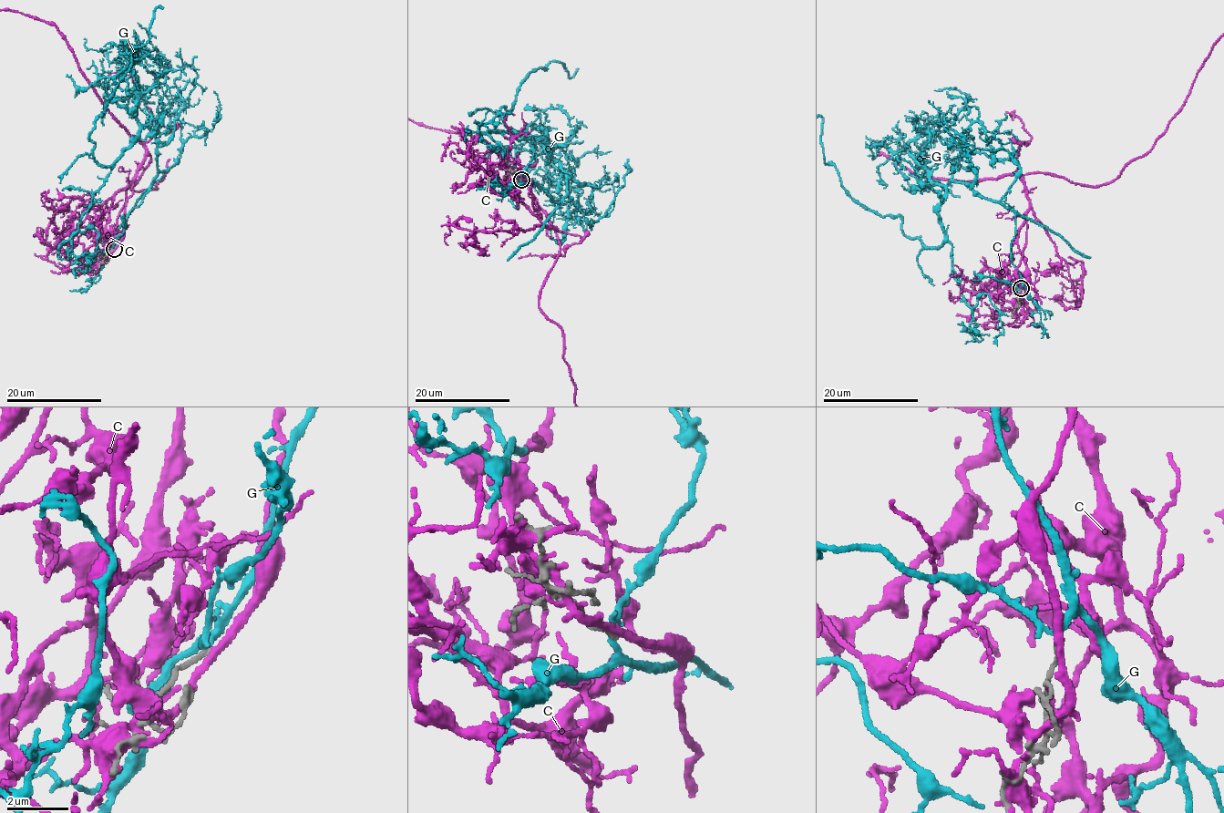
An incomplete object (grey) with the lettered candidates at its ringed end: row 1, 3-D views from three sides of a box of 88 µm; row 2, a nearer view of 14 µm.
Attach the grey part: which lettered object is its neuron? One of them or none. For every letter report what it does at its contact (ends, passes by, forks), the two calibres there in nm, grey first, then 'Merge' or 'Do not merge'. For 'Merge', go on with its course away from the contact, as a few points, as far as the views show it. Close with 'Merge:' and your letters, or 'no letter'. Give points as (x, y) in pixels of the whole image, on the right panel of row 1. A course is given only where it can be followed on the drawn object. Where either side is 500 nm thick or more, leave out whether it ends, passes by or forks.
C: It passes by. Thickness 180 nm (grey) against 240 nm. Do not merge
G: It forks there. Thickness 170 nm (grey) against 160 nm. Do not merge
Merge: no letter

